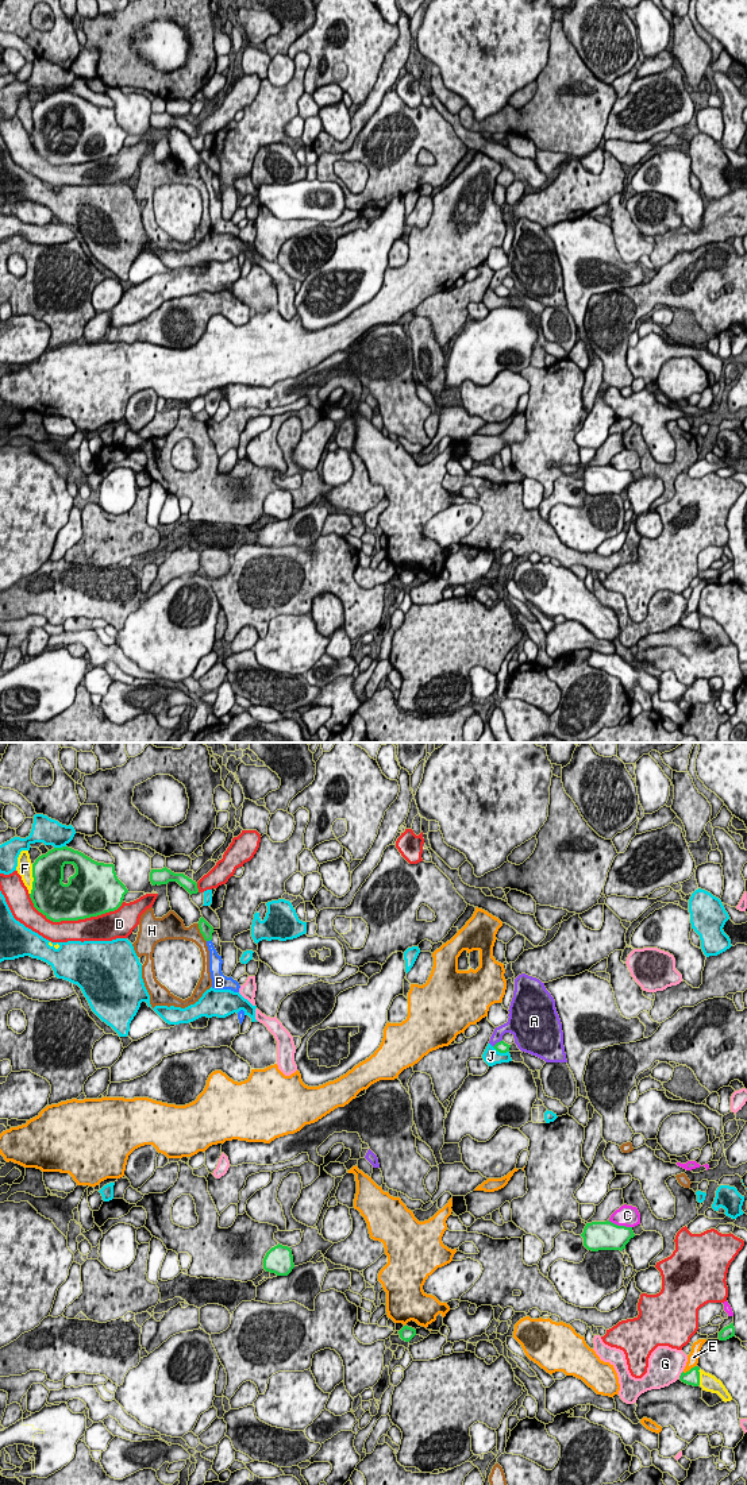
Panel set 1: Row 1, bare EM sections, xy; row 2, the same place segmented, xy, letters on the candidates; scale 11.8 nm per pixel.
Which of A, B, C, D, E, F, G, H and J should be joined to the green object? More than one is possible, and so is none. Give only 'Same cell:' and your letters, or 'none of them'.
Same cell: B

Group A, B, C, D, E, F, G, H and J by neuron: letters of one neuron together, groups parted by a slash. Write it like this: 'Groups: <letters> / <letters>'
Groups: A / B / C / D / E / F / G / H / J

